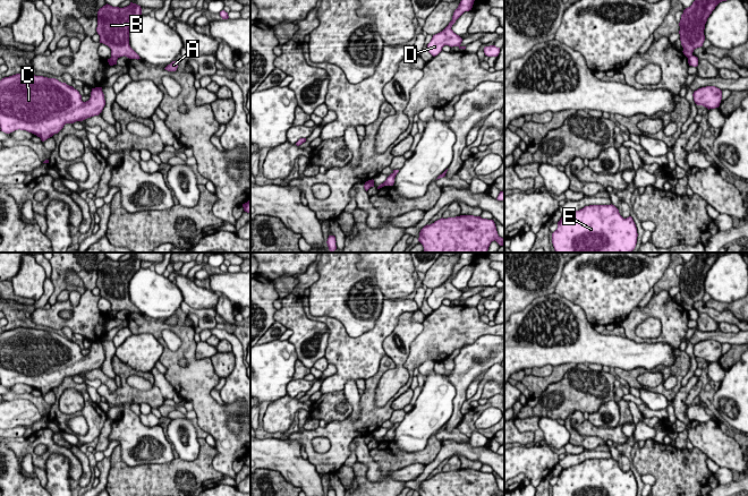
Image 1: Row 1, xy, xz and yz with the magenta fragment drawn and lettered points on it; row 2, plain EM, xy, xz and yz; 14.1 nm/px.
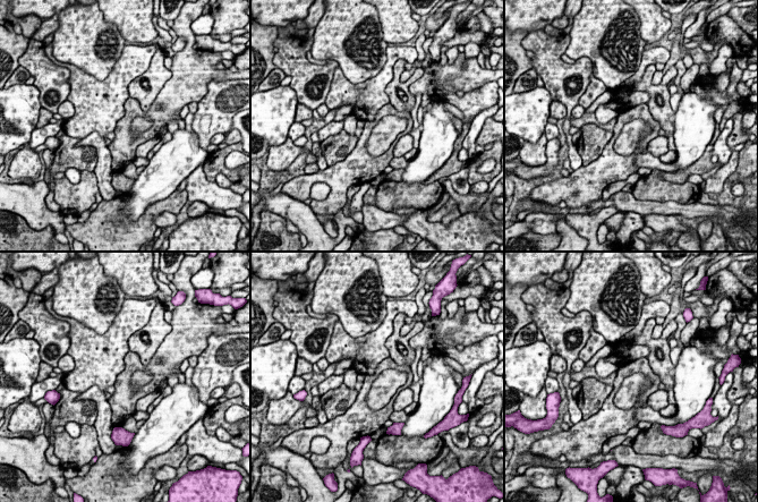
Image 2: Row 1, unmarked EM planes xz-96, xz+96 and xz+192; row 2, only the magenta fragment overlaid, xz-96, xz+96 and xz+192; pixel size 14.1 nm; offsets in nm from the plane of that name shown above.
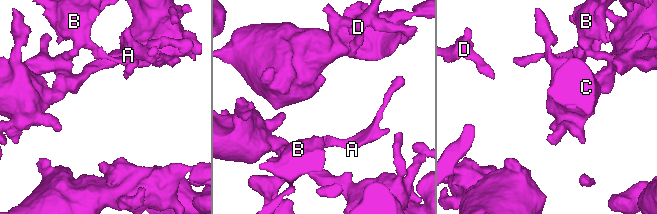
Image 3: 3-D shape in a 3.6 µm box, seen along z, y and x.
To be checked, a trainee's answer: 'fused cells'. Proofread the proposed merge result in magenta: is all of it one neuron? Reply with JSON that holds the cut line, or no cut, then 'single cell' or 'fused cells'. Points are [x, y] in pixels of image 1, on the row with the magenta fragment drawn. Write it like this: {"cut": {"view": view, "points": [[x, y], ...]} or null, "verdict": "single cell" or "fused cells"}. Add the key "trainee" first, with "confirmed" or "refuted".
{"trainee": "confirmed", "cut": {"view": "yz", "points": [[691, 54], [687, 57]]}, "verdict": "fused cells"}

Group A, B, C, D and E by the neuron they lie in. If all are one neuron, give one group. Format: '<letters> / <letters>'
A B / C D E

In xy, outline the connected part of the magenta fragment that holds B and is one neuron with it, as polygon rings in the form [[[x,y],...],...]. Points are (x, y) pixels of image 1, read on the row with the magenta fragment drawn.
[[[133,2],[124,8],[107,3],[99,9],[96,32],[100,35],[100,43],[111,49],[111,57],[141,59],[129,45],[129,28],[141,15],[141,6]]]

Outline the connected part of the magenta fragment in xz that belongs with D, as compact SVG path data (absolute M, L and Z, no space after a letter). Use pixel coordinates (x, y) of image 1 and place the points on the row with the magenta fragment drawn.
M461 0L458 8L454 10L452 20L449 25L442 32L433 35L431 42L427 44L427 50L433 57L437 55L444 45L449 45L451 48L458 46L464 50L466 49L466 46L460 45L462 39L457 35L451 27L465 11L471 10L474 1L475 0Z

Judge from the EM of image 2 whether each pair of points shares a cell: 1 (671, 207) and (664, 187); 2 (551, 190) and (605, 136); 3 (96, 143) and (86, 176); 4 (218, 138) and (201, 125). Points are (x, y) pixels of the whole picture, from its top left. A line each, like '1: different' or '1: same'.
1: different
2: different
3: different
4: different

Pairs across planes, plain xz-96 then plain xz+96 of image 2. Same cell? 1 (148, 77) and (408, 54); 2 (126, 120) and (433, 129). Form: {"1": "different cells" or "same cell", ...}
{"1": "different cells", "2": "different cells"}

